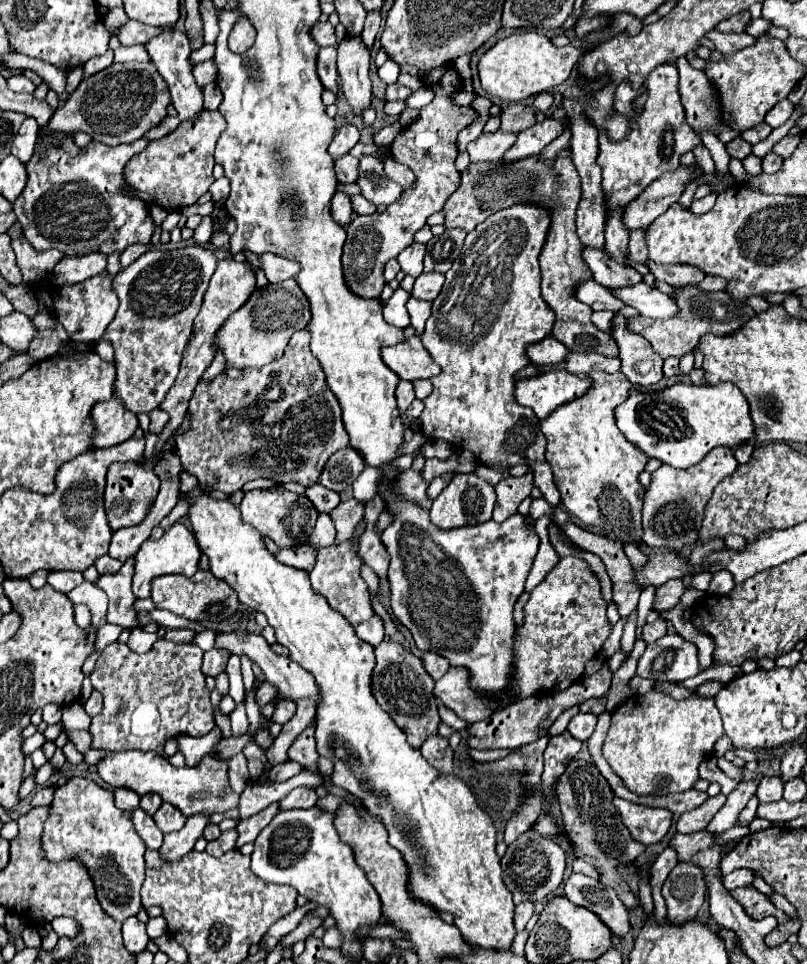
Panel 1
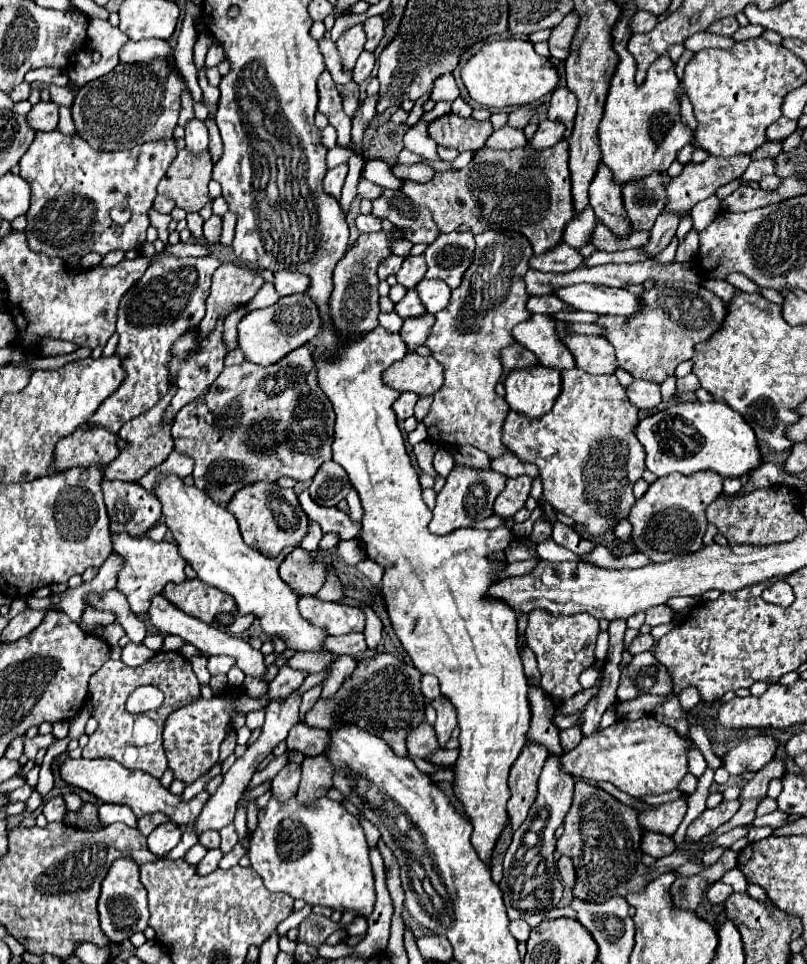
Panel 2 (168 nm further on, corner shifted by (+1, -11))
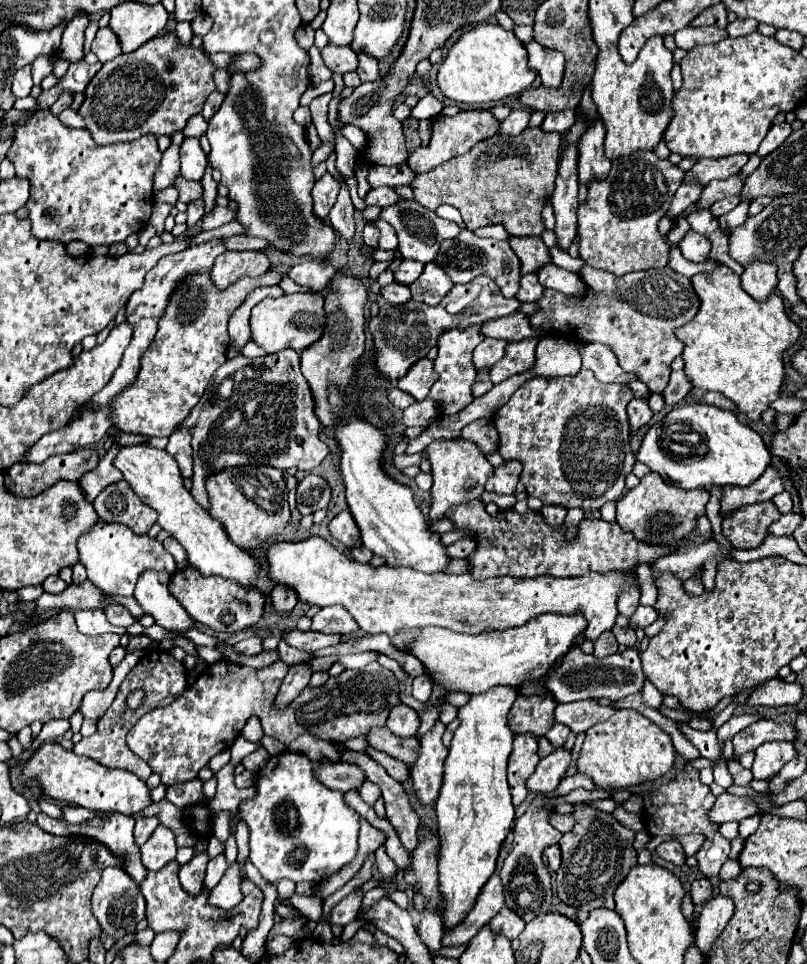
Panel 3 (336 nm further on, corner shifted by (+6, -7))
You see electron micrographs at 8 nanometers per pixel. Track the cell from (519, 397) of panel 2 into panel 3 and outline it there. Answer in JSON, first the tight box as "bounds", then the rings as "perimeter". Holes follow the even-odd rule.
{"bounds":[490,340,538,382],"perimeter":[[[522,340],[522,342],[510,342],[506,348],[506,356],[492,366],[490,380],[502,382],[510,376],[522,374],[526,370],[532,370],[536,364],[536,344],[538,340]]]}

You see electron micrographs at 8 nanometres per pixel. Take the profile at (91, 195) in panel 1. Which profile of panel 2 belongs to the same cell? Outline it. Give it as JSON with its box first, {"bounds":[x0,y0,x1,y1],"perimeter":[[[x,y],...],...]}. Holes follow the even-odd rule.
{"bounds":[19,128,177,258],"perimeter":[[[59,128],[51,132],[37,132],[31,148],[19,160],[21,178],[31,186],[31,208],[27,216],[29,248],[47,256],[67,258],[71,254],[85,256],[97,252],[105,256],[111,250],[139,250],[145,244],[145,230],[149,228],[149,210],[157,196],[157,184],[165,176],[169,164],[177,156],[173,138],[137,144],[129,150],[99,152],[93,150],[79,134],[63,134]]]}

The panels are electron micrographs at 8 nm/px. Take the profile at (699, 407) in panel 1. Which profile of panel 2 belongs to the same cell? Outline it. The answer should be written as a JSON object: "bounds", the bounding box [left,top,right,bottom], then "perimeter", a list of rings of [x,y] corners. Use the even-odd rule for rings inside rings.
{"bounds":[635,402,761,478],"perimeter":[[[679,402],[645,420],[635,428],[645,450],[645,466],[655,476],[673,472],[691,476],[711,470],[723,478],[741,478],[761,466],[757,438],[751,426],[723,402]]]}

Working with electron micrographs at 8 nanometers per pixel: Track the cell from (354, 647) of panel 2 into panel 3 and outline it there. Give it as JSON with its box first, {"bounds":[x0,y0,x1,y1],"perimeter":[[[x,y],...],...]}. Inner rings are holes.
{"bounds":[284,628,342,652],"perimeter":[[[296,628],[288,630],[284,634],[284,640],[298,648],[298,650],[306,650],[306,652],[314,652],[314,650],[320,650],[320,648],[326,648],[326,646],[336,646],[340,642],[342,636],[326,636],[322,632],[314,632],[314,630],[308,630],[308,632],[300,632]]]}

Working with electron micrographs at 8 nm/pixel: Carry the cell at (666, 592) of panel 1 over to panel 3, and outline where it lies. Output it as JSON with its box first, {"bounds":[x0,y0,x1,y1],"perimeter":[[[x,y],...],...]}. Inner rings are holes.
{"bounds":[630,606,658,628],"perimeter":[[[640,606],[640,608],[634,612],[634,616],[630,618],[630,626],[632,626],[632,628],[646,628],[646,626],[650,626],[656,618],[658,618],[656,608],[652,608],[652,606]]]}

